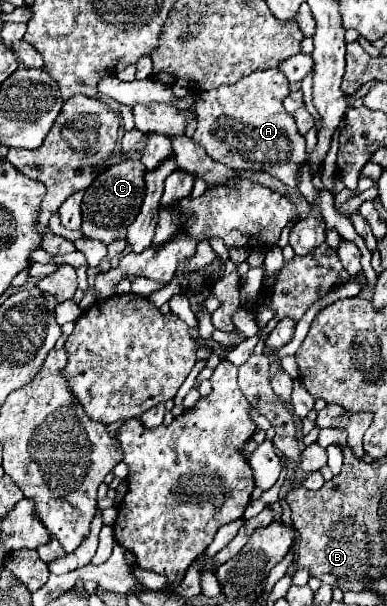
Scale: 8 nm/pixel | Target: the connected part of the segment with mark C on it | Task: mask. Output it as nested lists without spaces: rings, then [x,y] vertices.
[[[125,159],[109,169],[101,171],[95,179],[95,183],[85,191],[83,195],[83,235],[89,239],[97,239],[105,245],[113,241],[123,241],[127,223],[139,215],[139,207],[143,203],[145,195],[145,167],[141,161],[135,159]]]

